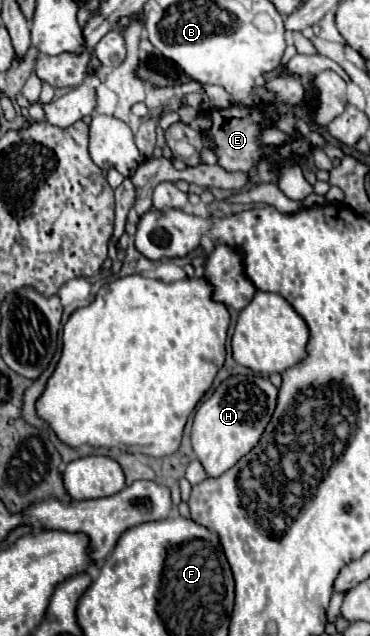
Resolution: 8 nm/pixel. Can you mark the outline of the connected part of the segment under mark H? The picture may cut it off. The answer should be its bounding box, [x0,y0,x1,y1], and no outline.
[192,376,278,478]

